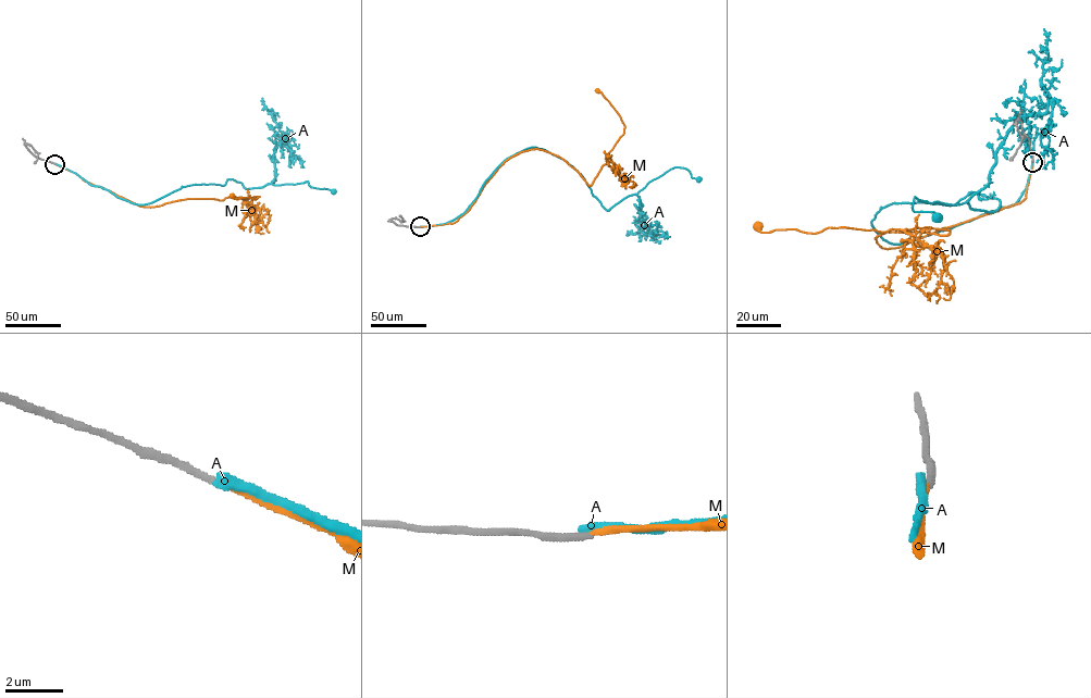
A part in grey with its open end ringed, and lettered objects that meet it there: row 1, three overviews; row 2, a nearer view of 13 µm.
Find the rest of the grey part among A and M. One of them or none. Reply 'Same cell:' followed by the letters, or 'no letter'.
Same cell: M

